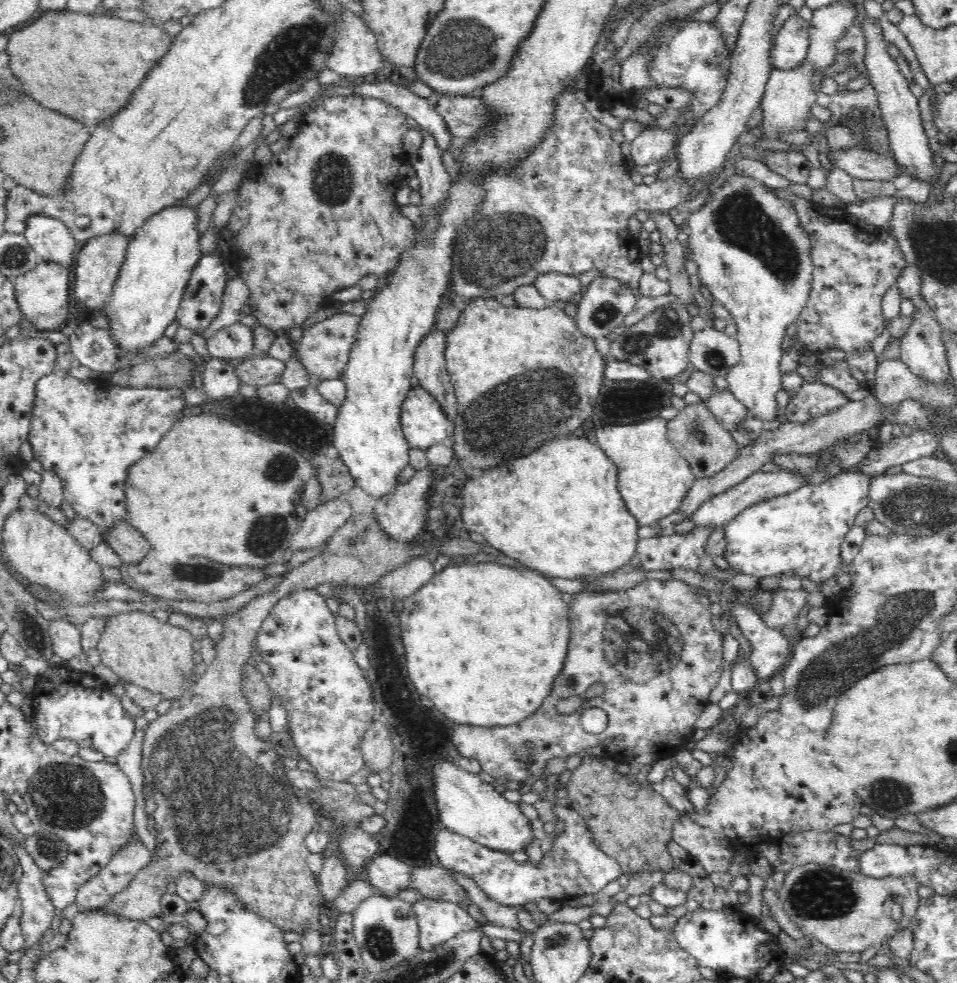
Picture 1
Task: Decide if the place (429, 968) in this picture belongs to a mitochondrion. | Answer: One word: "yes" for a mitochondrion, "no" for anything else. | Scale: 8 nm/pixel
yes

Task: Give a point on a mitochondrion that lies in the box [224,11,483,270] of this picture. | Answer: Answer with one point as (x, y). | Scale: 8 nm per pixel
(293, 54)

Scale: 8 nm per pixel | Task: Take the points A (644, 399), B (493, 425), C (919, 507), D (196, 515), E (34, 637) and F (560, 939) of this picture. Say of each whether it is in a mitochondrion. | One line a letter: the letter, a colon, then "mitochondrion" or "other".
A: other
B: mitochondrion
C: mitochondrion
D: other
E: mitochondrion
F: mitochondrion

